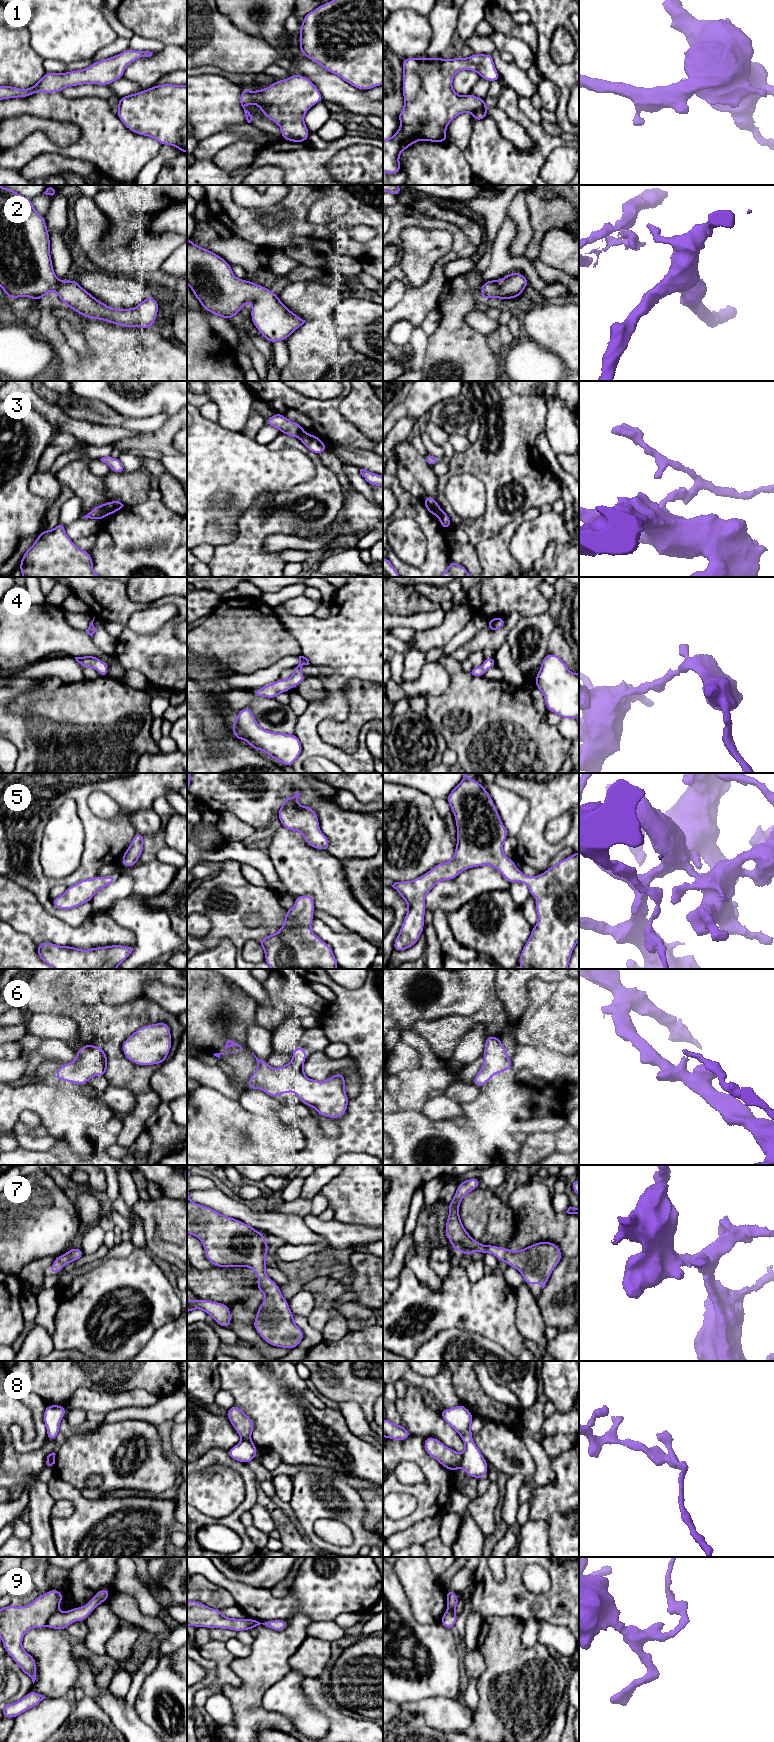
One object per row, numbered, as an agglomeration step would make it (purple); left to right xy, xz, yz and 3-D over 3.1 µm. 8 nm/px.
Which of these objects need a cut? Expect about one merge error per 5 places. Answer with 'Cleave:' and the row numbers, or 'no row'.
Cleave: 3, 8, 9

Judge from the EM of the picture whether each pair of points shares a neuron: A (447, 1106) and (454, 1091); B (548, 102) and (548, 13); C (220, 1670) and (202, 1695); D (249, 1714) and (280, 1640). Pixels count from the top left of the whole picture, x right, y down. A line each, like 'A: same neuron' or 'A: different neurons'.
A: different neurons
B: different neurons
C: same neuron
D: same neuron

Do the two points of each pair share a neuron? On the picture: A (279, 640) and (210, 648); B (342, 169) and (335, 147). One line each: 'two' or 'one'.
A: one
B: two

